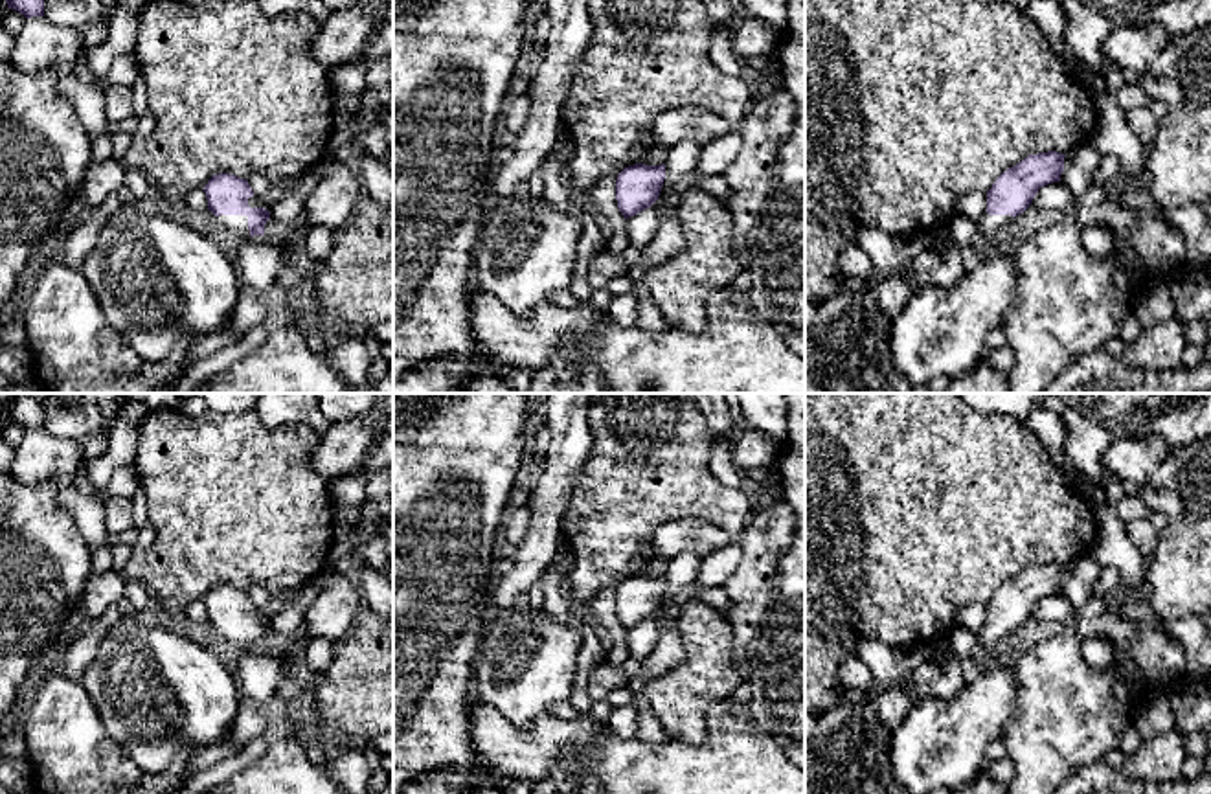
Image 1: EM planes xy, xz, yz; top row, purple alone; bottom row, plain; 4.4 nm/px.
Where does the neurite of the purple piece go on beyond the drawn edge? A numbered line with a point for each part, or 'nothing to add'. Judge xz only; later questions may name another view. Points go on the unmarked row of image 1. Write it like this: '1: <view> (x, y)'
nothing to add

